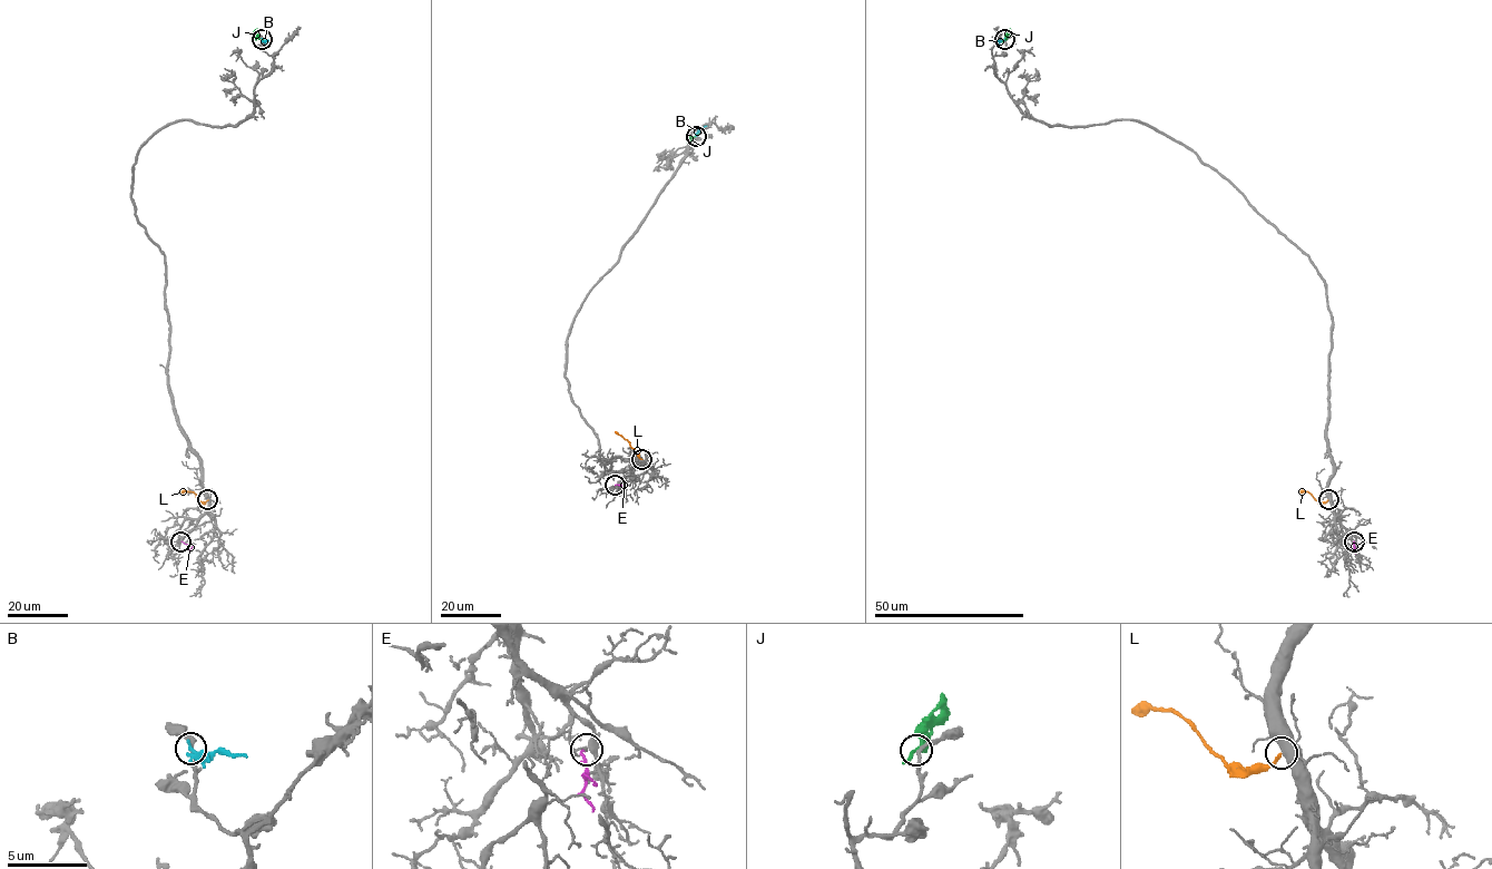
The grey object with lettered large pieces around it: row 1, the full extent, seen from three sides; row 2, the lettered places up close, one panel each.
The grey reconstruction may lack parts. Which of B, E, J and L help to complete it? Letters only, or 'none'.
B, E

